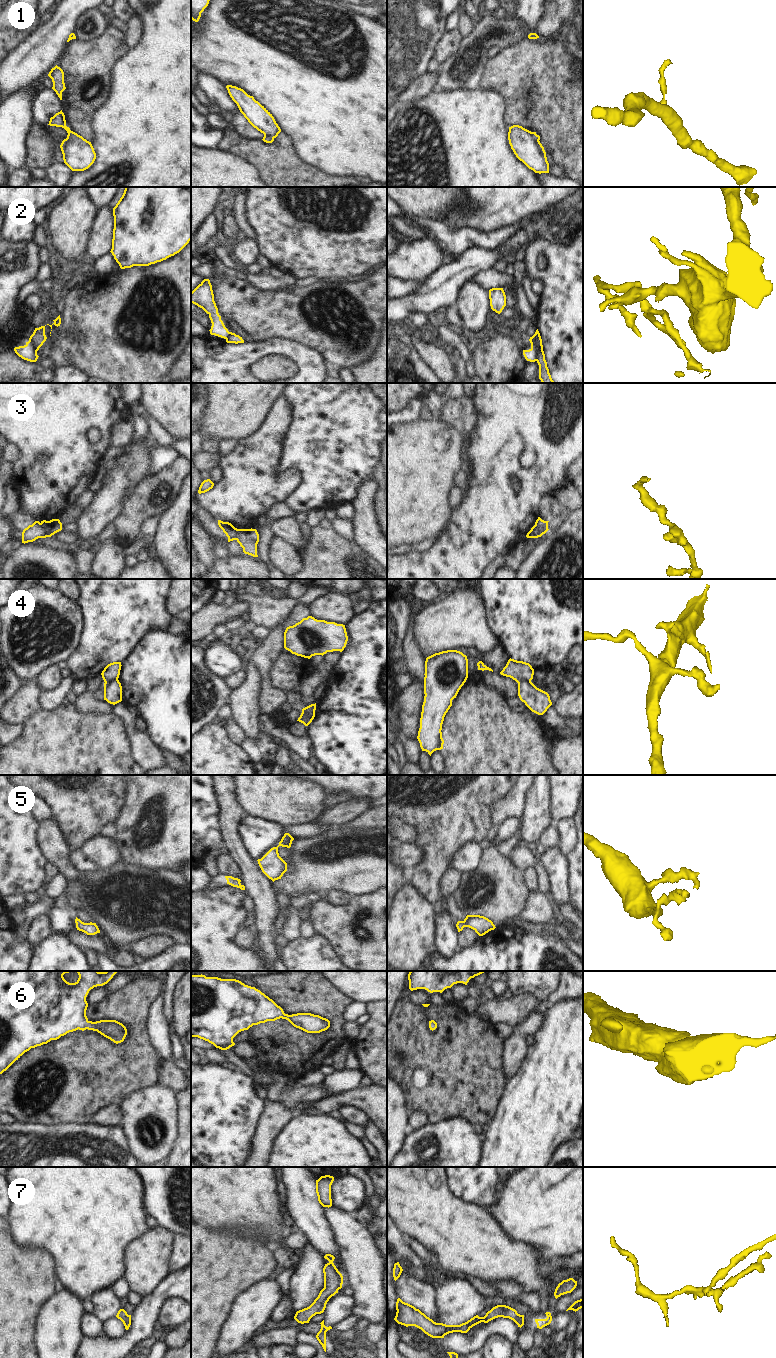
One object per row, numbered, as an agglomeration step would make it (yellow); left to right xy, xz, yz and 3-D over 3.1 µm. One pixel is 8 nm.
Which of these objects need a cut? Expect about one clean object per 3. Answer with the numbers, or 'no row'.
1, 2, 3, 4, 7

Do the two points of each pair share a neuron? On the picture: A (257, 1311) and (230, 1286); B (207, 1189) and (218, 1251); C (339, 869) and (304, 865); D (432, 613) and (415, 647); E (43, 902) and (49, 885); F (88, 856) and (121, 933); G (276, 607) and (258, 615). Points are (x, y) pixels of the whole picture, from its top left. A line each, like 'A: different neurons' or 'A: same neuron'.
A: different neurons
B: different neurons
C: same neuron
D: different neurons
E: different neurons
F: different neurons
G: same neuron

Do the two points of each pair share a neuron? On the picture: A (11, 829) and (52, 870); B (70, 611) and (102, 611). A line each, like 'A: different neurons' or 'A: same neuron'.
A: different neurons
B: different neurons

